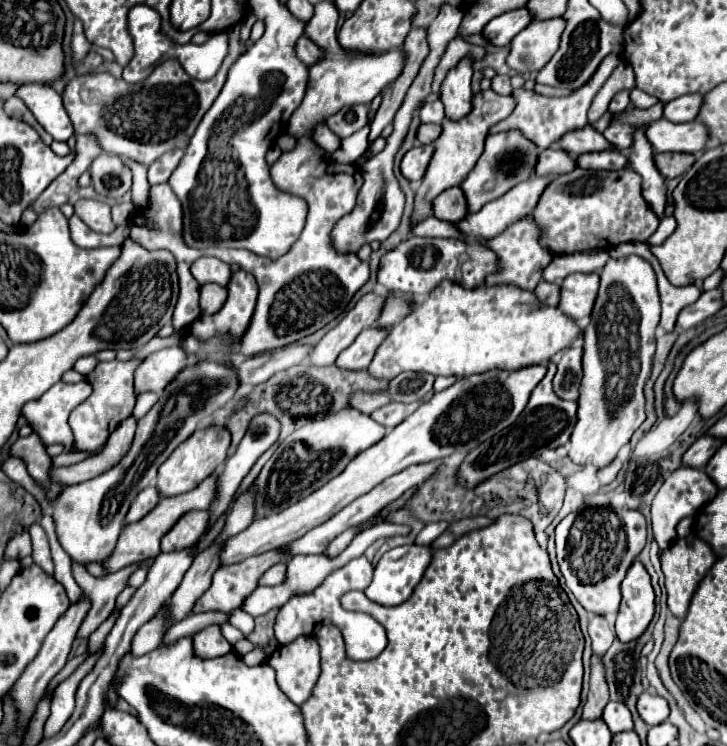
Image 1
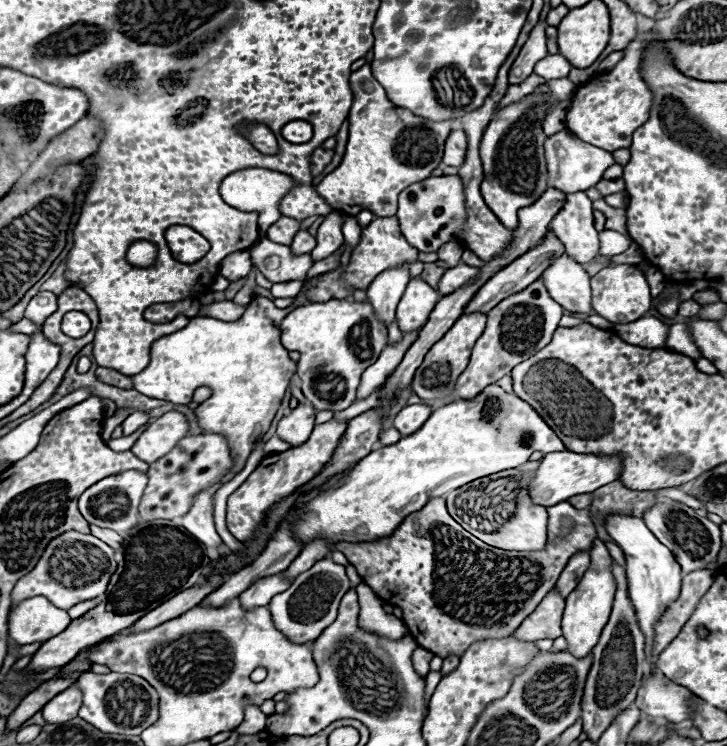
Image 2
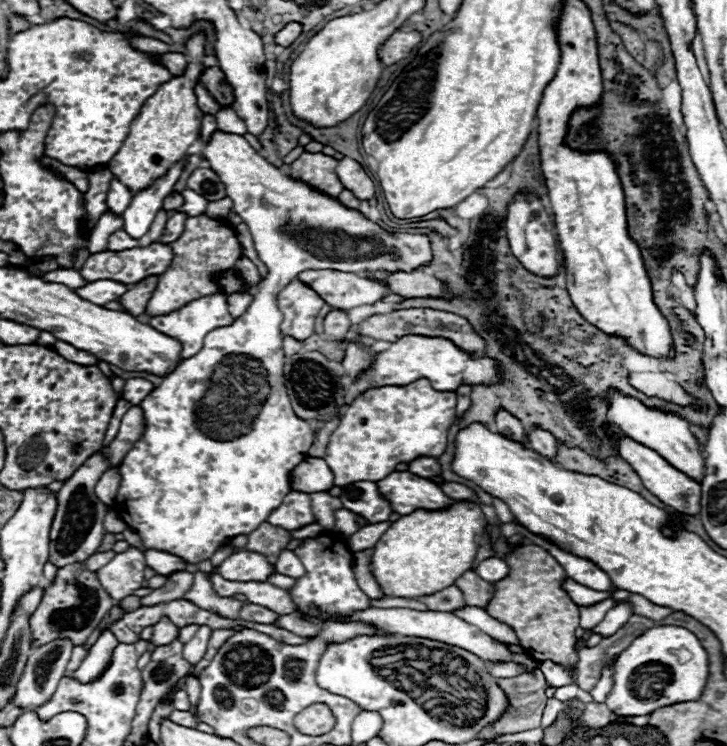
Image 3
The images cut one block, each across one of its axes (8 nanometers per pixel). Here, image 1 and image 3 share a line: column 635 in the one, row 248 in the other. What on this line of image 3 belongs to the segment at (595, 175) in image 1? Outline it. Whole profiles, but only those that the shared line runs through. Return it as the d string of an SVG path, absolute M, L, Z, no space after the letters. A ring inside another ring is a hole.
M208 216L188 218L184 224L182 236L170 246L172 246L174 258L170 266L166 268L166 272L160 274L158 286L152 298L148 300L148 310L146 310L148 316L160 316L180 308L182 304L188 304L194 298L222 292L222 286L218 284L220 274L234 268L236 260L242 258L242 246L236 238L234 226L230 226L224 220L214 220Z

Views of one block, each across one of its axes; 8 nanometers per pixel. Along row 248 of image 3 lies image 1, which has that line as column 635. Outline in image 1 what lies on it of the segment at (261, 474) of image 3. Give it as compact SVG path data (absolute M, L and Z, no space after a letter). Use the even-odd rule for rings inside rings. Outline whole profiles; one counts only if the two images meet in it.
M644 258L610 260L600 272L600 292L592 322L584 330L584 378L578 398L578 422L570 438L574 464L606 468L644 422L644 382L652 368L654 330L660 322L656 274Z

